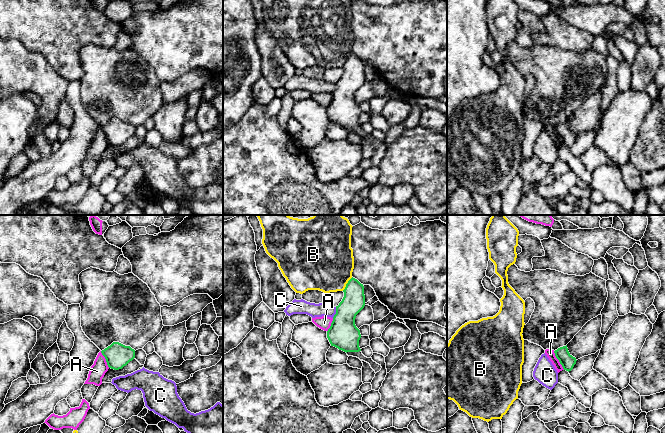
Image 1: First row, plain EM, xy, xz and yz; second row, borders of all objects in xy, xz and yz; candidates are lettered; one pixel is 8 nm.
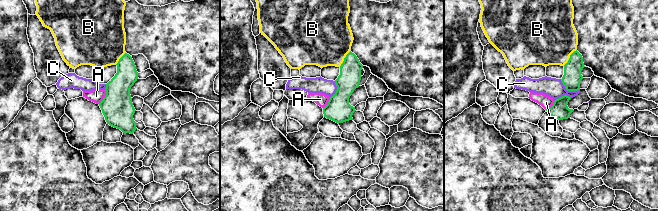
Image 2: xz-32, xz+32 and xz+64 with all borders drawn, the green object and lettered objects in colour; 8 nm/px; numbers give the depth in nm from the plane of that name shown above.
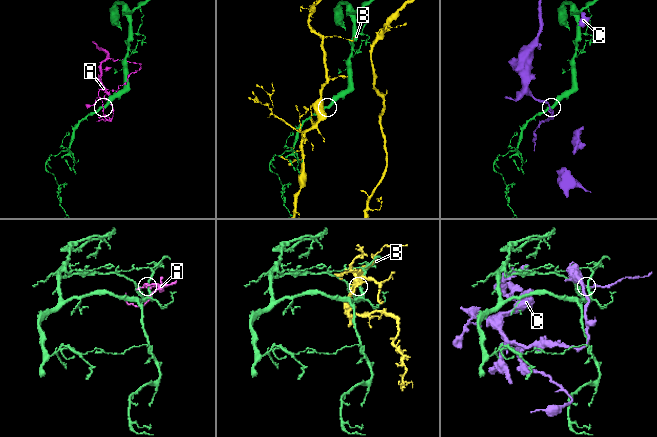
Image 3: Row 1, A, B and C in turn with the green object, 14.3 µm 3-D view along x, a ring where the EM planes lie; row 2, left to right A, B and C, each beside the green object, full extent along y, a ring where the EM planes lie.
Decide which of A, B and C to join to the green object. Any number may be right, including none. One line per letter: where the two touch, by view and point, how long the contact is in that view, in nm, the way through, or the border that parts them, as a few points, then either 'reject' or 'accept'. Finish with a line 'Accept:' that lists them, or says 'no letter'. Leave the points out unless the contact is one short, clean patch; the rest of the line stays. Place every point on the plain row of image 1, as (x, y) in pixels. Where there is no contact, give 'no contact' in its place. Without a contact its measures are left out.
A: contact yz (558, 135); length 180 nm; border yz (553, 127), (564, 145); reject
B: contact xz (346, 60); length 140 nm; reject
C: contact xz (336, 88); length 90 nm; accept
Accept: C

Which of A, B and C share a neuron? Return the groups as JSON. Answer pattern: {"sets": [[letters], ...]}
{"sets": [["A"], ["B"], ["C"]]}

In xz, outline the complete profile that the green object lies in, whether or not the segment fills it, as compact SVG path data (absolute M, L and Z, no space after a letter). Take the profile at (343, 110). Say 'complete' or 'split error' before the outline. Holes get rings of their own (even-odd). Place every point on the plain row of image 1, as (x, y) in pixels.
split error; M351 54L343 66L344 73L336 83L310 79L303 75L294 75L284 86L286 91L307 90L312 94L331 93L333 95L327 107L331 120L344 128L359 128L360 106L355 101L356 91L365 82L364 62L357 55Z

